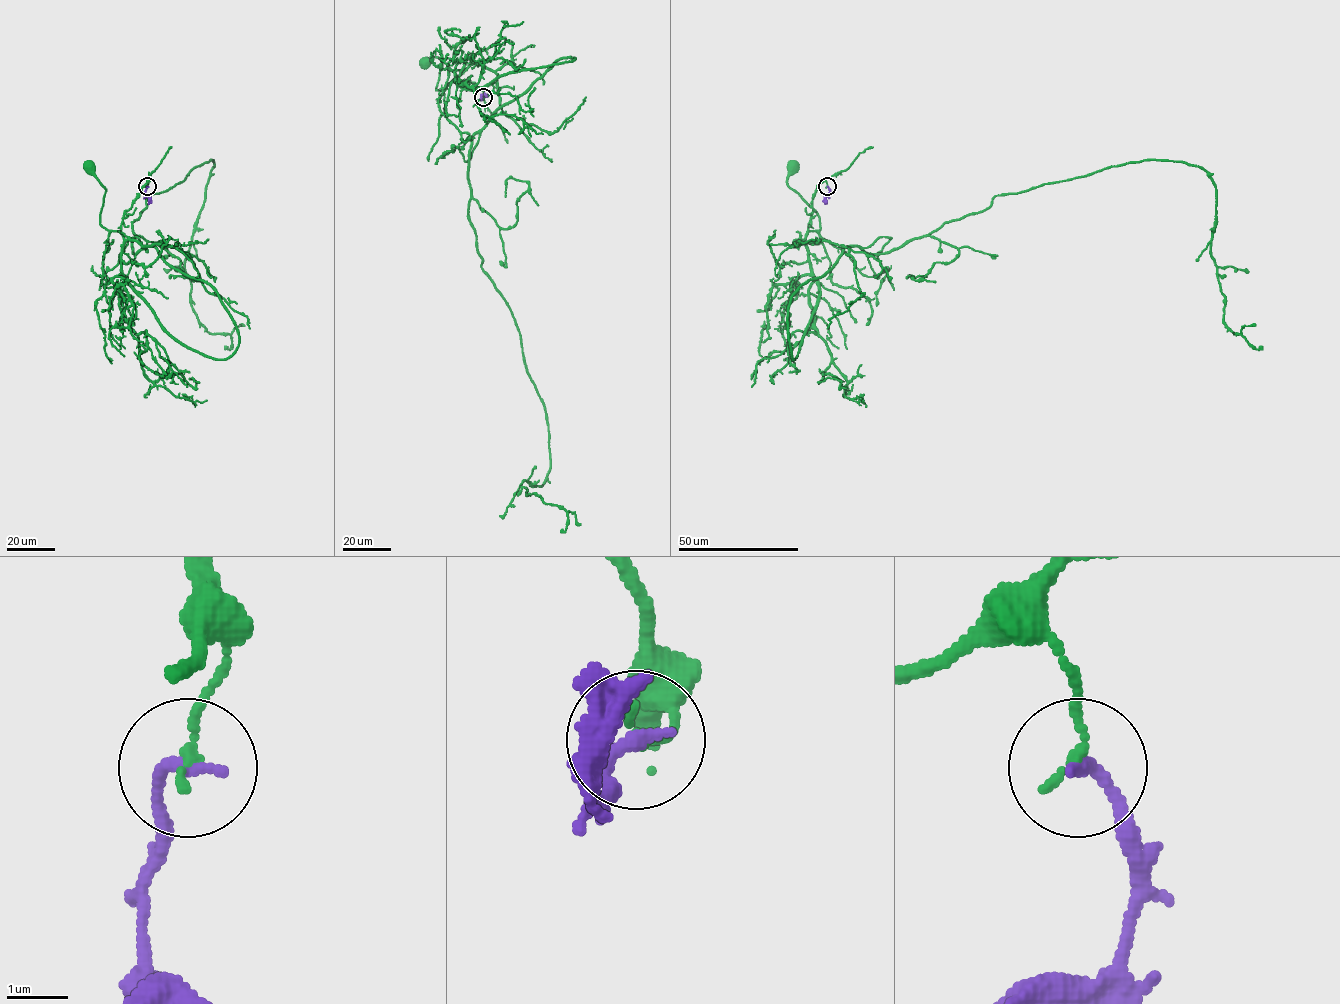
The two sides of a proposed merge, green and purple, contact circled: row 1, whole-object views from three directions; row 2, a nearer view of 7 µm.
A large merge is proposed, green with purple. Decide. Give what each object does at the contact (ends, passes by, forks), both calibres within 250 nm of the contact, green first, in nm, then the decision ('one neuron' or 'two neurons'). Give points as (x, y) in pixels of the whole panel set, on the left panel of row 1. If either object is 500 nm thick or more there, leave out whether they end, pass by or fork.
green ends; purple ends; calibres 160 and 260 nm; two neurons

